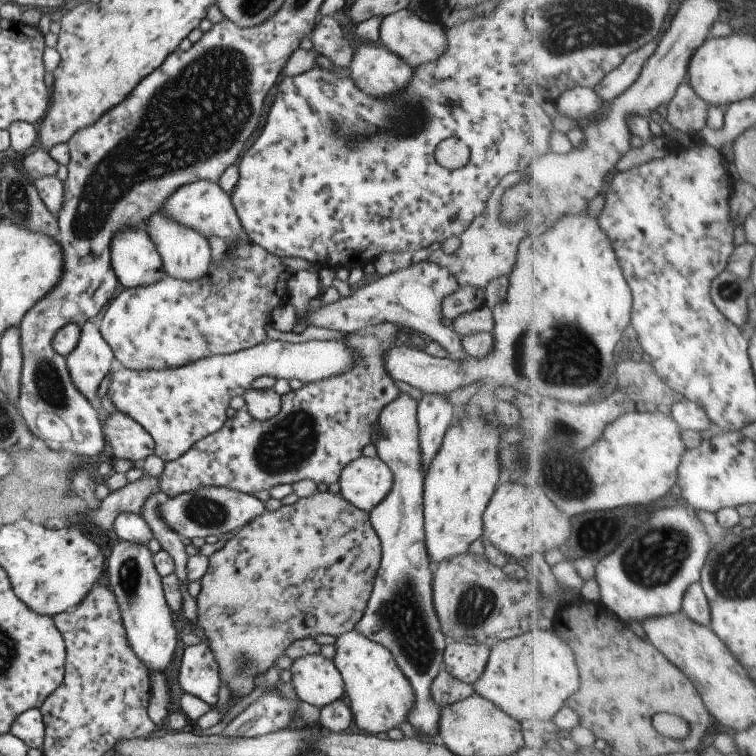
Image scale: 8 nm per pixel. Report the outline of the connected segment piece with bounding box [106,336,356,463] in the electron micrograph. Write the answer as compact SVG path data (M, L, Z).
M345 336L342 340L309 342L281 342L280 340L267 340L249 349L244 349L227 355L214 355L200 358L192 364L180 366L180 368L168 368L168 370L132 370L126 368L118 359L112 363L112 368L106 376L108 380L108 396L112 398L116 410L134 418L139 422L148 434L154 438L154 452L165 463L180 458L197 441L216 430L220 430L227 420L226 410L234 396L243 396L246 389L256 378L268 376L276 380L300 380L303 384L310 384L322 378L332 378L334 374L346 374L346 370L352 370L356 366L356 354L348 346Z

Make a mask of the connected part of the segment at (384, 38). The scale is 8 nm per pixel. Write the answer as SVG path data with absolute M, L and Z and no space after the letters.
M404 9L382 18L380 26L380 42L390 52L398 54L404 62L412 68L418 68L420 64L428 64L438 60L442 54L446 54L446 32L444 27L438 23L430 23L422 20L417 14L412 14L410 10Z

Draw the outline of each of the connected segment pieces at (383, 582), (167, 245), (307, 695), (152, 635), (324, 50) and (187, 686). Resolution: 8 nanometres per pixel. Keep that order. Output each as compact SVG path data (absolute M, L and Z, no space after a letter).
M400 392L382 408L376 435L372 440L377 457L394 474L390 494L370 512L370 524L380 538L381 560L374 578L368 606L354 630L382 644L390 651L400 670L414 690L414 706L408 722L422 742L439 742L441 710L432 698L432 682L443 667L446 639L433 600L433 565L426 550L424 532L422 452L417 420L418 403L409 394Z
M156 212L149 216L148 226L150 226L150 240L156 244L156 250L162 258L162 266L168 276L186 282L198 282L208 270L210 270L211 256L210 243L200 232L194 228L188 228L184 224L170 220L162 212Z
M320 654L293 660L292 688L300 700L321 708L344 696L345 684L337 666Z
M128 540L117 541L111 550L106 563L108 586L118 602L118 610L128 634L128 646L147 672L168 674L178 646L178 632L172 619L172 610L164 598L162 578L154 566L152 552L147 544Z
M332 15L320 16L310 37L314 42L313 50L329 58L336 67L346 69L352 62L354 50L340 25Z
M202 640L199 644L186 646L180 669L178 684L185 693L193 694L213 707L220 692L220 672L212 650Z

